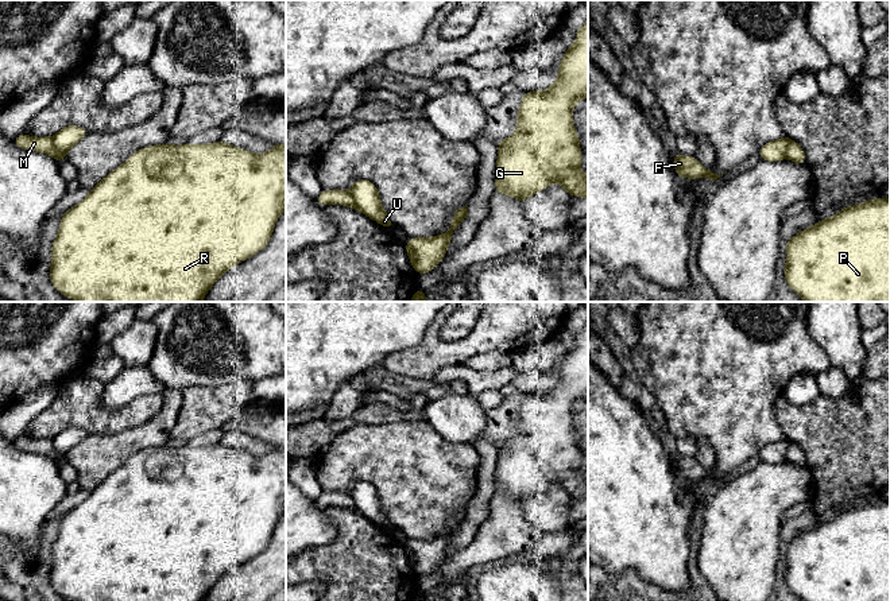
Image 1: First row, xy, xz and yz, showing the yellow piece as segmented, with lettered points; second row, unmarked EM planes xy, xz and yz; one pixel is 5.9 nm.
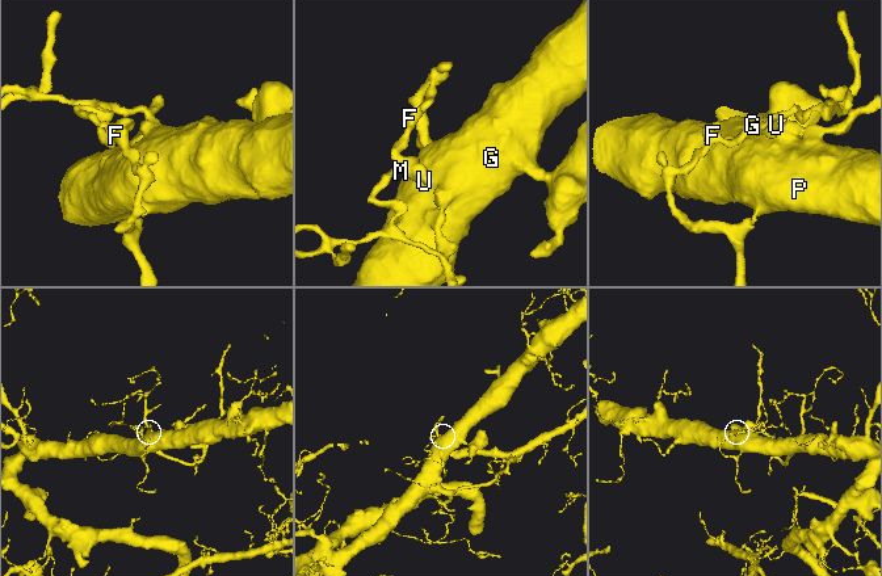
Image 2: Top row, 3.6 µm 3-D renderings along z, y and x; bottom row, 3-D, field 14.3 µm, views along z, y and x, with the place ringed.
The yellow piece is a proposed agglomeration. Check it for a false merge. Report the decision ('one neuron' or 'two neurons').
two neurons

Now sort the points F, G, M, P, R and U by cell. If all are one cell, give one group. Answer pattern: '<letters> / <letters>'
F G P R U / M

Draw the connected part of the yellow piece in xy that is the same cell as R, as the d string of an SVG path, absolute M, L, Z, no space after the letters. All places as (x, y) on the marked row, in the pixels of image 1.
M222 140L210 144L147 146L101 179L76 206L63 213L58 236L51 244L50 280L74 302L201 302L212 286L233 265L260 252L271 240L278 217L286 210L286 144L275 144L256 155Z

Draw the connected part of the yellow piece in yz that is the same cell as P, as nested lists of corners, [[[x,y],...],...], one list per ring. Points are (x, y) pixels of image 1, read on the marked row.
[[[890,199],[844,206],[783,247],[786,284],[805,302],[890,302]]]

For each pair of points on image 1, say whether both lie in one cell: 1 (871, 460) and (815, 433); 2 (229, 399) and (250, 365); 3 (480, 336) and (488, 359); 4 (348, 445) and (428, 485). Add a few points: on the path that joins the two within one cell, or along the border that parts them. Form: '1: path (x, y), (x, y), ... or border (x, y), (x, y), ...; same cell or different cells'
1: path (858, 446), (828, 433); same cell
2: border (252, 382), (235, 380), (211, 388); different cells
3: border (510, 352), (491, 351), (476, 353), (461, 364); different cells
4: path (368, 453), (391, 456), (407, 465); same cell

